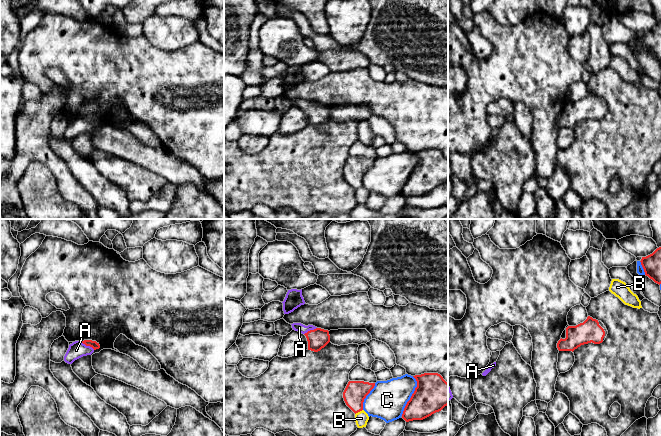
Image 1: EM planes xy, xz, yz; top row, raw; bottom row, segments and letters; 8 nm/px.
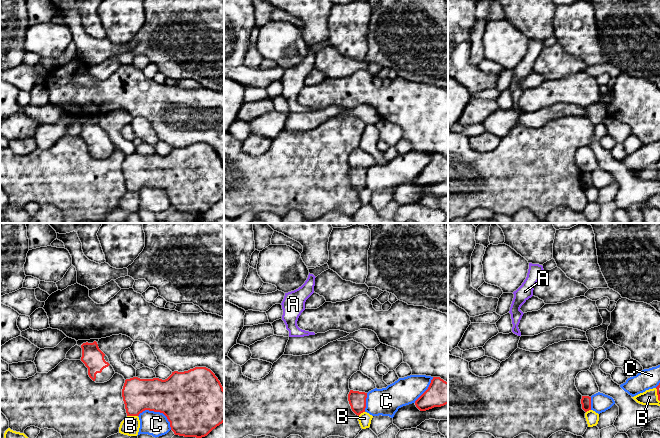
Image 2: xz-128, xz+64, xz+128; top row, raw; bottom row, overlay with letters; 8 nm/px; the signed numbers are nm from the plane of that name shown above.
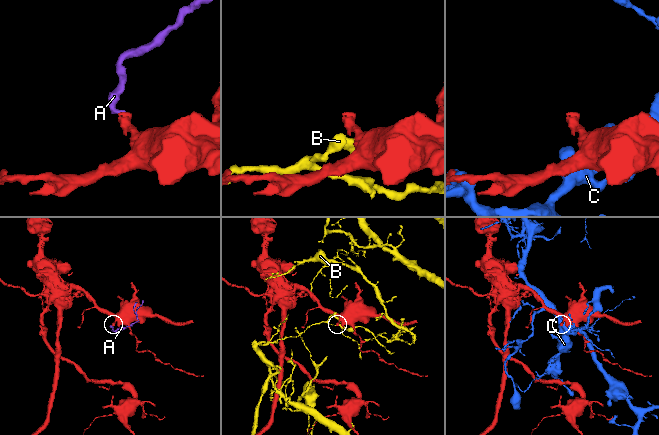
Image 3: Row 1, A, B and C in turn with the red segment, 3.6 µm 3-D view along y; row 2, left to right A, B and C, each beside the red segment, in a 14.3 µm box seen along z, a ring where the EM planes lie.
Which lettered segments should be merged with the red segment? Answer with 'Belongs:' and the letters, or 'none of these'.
Belongs: A

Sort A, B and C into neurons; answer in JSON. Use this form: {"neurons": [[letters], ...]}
{"neurons": [["A"], ["B"], ["C"]]}

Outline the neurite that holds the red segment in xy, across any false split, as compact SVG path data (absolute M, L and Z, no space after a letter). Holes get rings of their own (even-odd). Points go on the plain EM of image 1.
M75 117L69 121L69 124L64 132L64 137L68 140L72 140L75 136L83 132L91 131L96 125L99 124L100 121L96 117Z

